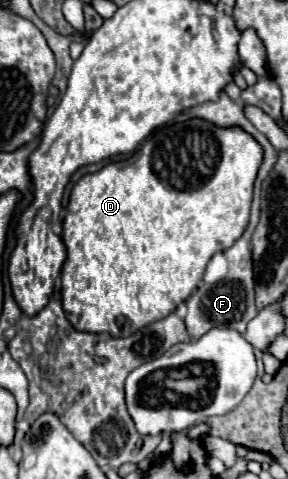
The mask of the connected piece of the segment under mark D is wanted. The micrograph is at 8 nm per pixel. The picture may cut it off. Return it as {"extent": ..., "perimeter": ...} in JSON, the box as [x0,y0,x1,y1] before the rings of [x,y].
{"extent":[62,118,262,338],"perimeter":[[[192,118],[188,122],[164,126],[164,128],[156,130],[154,136],[150,136],[140,146],[140,150],[136,150],[130,158],[110,162],[100,172],[82,176],[70,192],[66,216],[62,220],[62,242],[64,242],[66,254],[68,254],[68,258],[62,266],[62,308],[66,312],[68,322],[78,332],[92,332],[92,334],[108,332],[114,338],[118,338],[120,336],[120,316],[124,316],[124,320],[130,322],[132,332],[136,332],[142,326],[162,320],[164,316],[174,312],[176,306],[180,302],[184,302],[194,292],[198,282],[202,280],[208,260],[216,252],[224,252],[226,248],[230,248],[246,230],[248,216],[250,216],[252,188],[254,188],[254,180],[256,180],[260,164],[262,164],[262,146],[250,134],[246,134],[242,128],[218,128],[214,124],[208,124],[206,120]]]}

